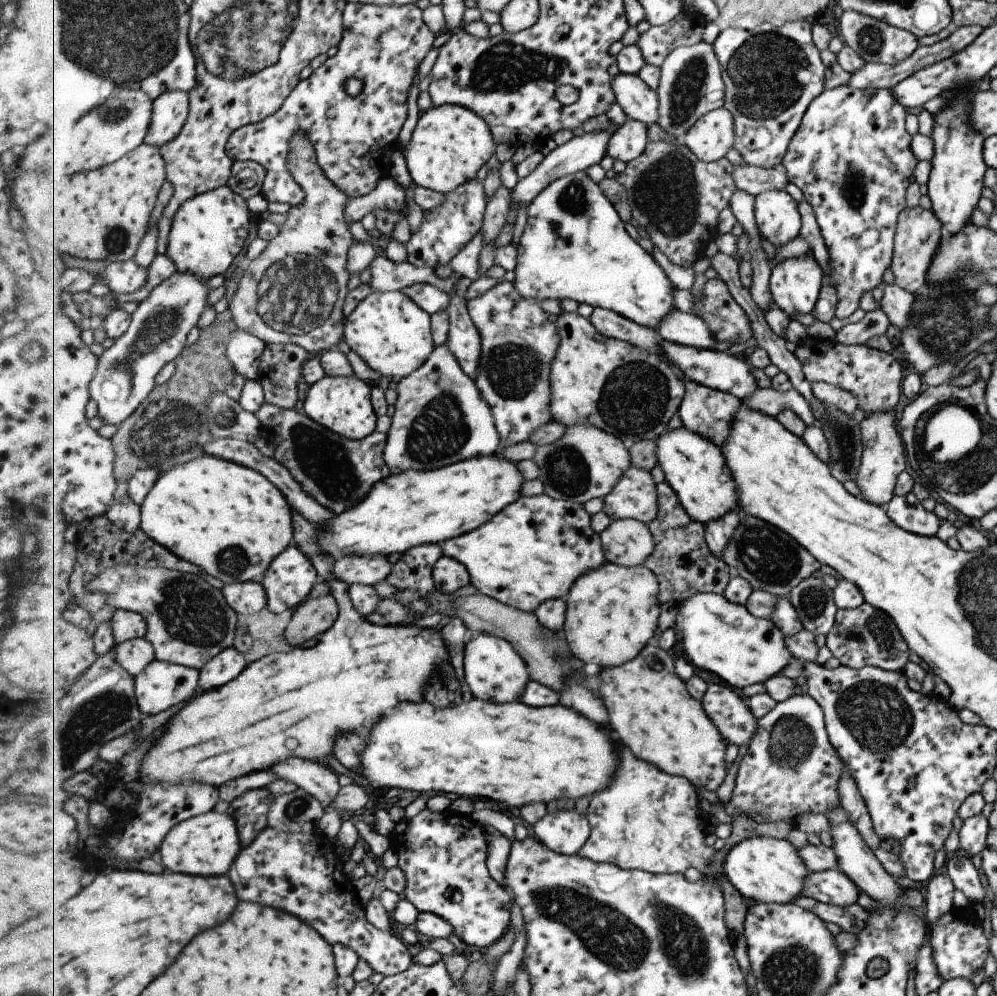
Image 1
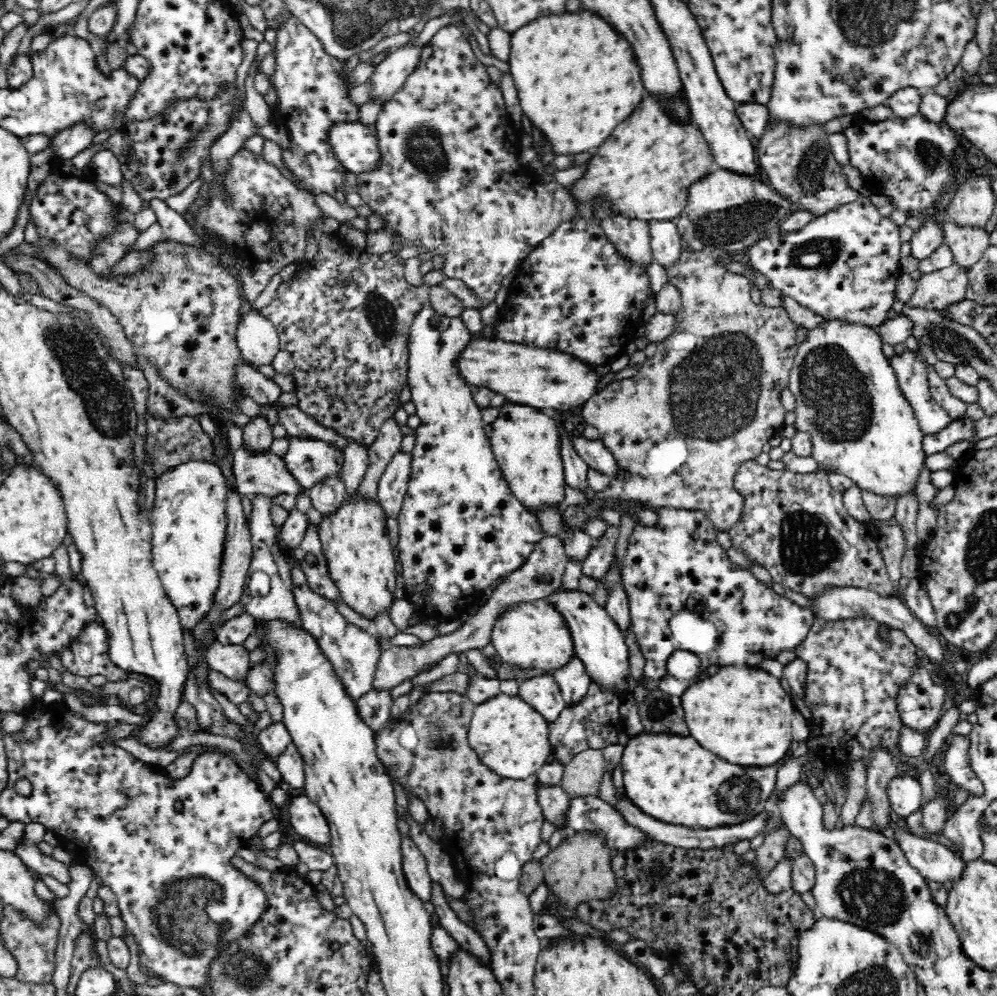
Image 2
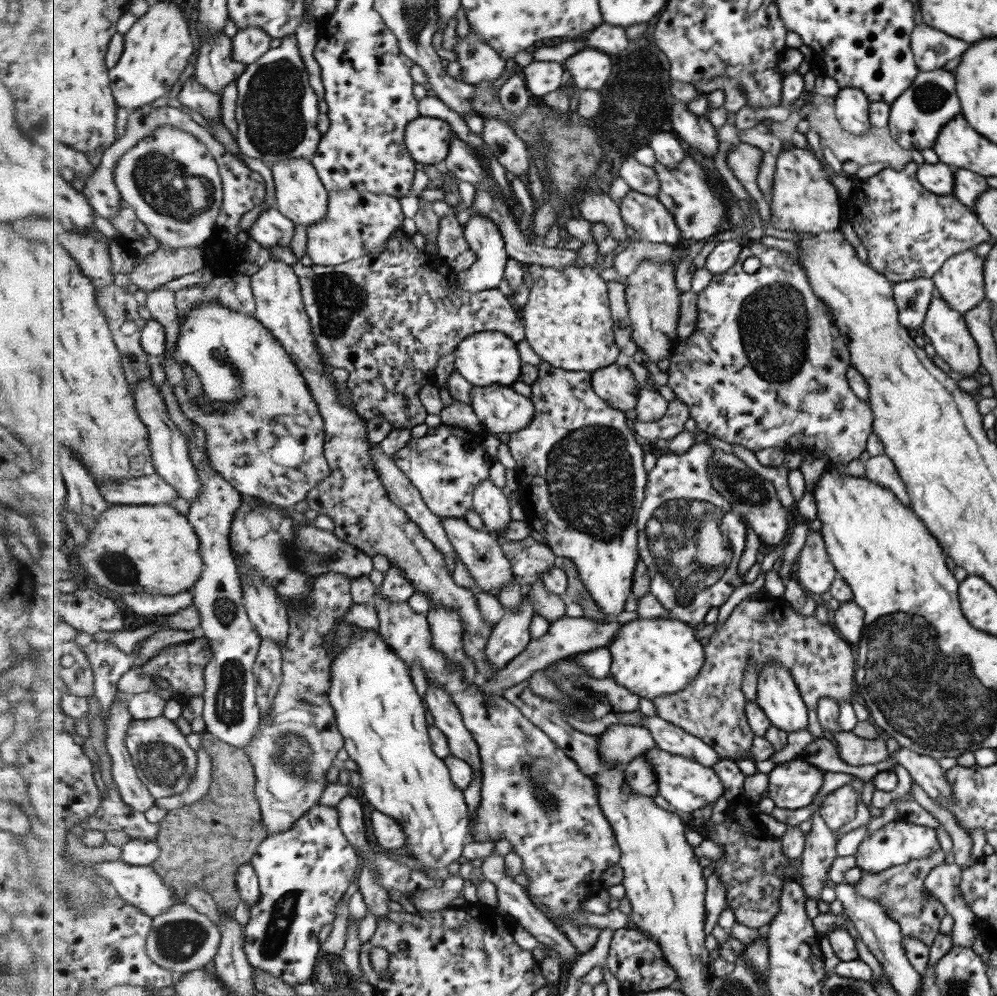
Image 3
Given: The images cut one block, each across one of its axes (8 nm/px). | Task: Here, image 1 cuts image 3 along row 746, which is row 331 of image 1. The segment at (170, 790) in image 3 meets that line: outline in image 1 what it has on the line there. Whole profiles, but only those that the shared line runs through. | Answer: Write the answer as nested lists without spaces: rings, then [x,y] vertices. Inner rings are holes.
[[[175,271],[170,279],[165,280],[156,286],[147,300],[138,303],[137,310],[132,314],[131,326],[129,330],[114,341],[111,348],[105,350],[98,360],[98,372],[90,382],[90,397],[97,401],[98,416],[104,424],[114,424],[119,426],[125,422],[150,398],[150,394],[157,387],[155,378],[157,374],[169,364],[175,362],[186,350],[189,332],[197,326],[199,318],[203,312],[209,308],[207,298],[209,298],[209,283],[193,273]]]

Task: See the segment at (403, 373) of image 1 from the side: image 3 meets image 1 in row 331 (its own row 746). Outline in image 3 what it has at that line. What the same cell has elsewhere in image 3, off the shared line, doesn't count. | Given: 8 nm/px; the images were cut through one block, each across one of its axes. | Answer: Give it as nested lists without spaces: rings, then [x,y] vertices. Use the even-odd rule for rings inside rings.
[[[359,627],[359,633],[353,633],[353,639],[349,639],[347,644],[343,645],[343,649],[339,651],[339,655],[335,657],[333,667],[331,667],[330,700],[331,706],[334,707],[335,714],[337,714],[339,730],[342,731],[345,738],[344,748],[347,750],[349,757],[359,765],[359,773],[363,780],[362,793],[367,803],[373,806],[374,811],[383,812],[395,818],[400,825],[404,826],[404,832],[408,835],[405,849],[409,851],[409,855],[419,857],[419,861],[424,864],[424,873],[427,869],[443,869],[443,867],[447,867],[449,864],[459,860],[463,856],[463,846],[465,846],[471,836],[470,812],[466,804],[464,791],[454,783],[450,773],[450,767],[446,765],[445,760],[435,754],[432,740],[430,739],[429,725],[427,725],[427,706],[424,701],[421,701],[421,696],[417,692],[417,686],[415,686],[413,676],[409,672],[409,663],[399,657],[399,653],[381,635],[381,630],[375,631]]]

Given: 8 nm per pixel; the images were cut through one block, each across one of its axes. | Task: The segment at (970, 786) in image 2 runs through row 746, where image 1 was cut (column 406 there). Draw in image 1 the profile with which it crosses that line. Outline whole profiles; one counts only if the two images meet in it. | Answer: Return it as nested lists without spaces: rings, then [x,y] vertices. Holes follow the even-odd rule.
[[[269,826],[260,832],[249,846],[242,848],[241,854],[228,872],[239,898],[259,902],[298,916],[319,931],[329,944],[340,943],[351,947],[373,972],[380,972],[385,977],[405,972],[414,963],[414,956],[409,952],[409,946],[399,941],[399,938],[390,931],[378,929],[372,922],[368,922],[363,907],[354,896],[355,891],[350,885],[349,876],[342,871],[343,862],[339,854],[331,849],[332,844],[329,839],[318,828],[313,832],[286,833]]]

